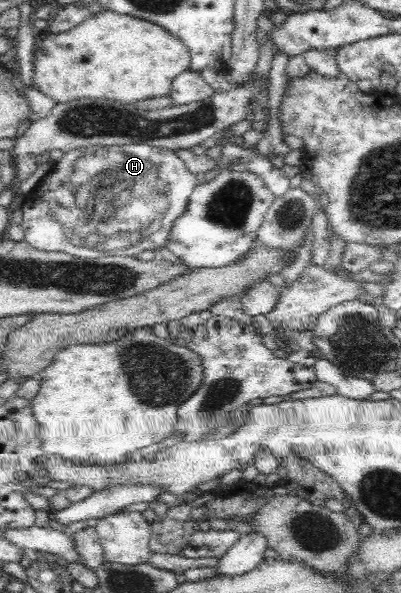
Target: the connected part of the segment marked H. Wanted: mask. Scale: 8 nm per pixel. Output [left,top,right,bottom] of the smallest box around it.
[22,144,199,259]

